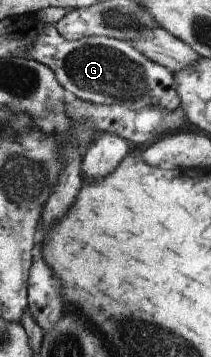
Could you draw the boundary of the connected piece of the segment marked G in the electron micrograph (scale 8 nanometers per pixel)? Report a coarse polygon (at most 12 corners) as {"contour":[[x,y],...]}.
{"contour":[[48,24],[26,51],[94,104],[175,111],[176,76],[105,36]]}

